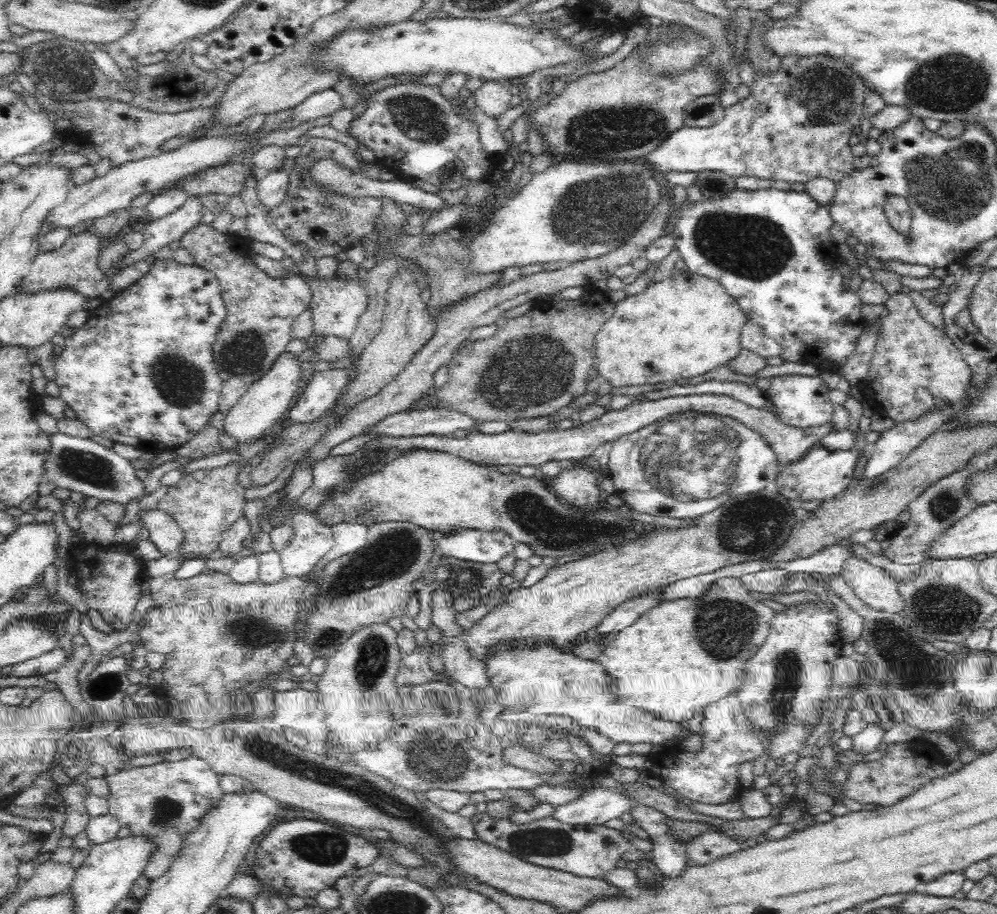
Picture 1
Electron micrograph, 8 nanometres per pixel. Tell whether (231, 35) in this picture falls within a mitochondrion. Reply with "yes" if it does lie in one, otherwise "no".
no

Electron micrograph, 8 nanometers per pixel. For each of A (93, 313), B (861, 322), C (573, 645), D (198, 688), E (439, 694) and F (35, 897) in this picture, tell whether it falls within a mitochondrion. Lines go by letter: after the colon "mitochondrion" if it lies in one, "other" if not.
A: other
B: other
C: other
D: other
E: other
F: other

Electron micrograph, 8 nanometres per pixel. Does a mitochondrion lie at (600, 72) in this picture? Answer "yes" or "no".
no

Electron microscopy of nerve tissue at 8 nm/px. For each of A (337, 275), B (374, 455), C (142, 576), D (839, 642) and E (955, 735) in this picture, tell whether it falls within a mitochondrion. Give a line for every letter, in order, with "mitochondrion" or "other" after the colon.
A: other
B: mitochondrion
C: other
D: other
E: other

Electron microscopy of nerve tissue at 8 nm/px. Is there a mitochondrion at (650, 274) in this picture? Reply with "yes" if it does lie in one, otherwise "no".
no

